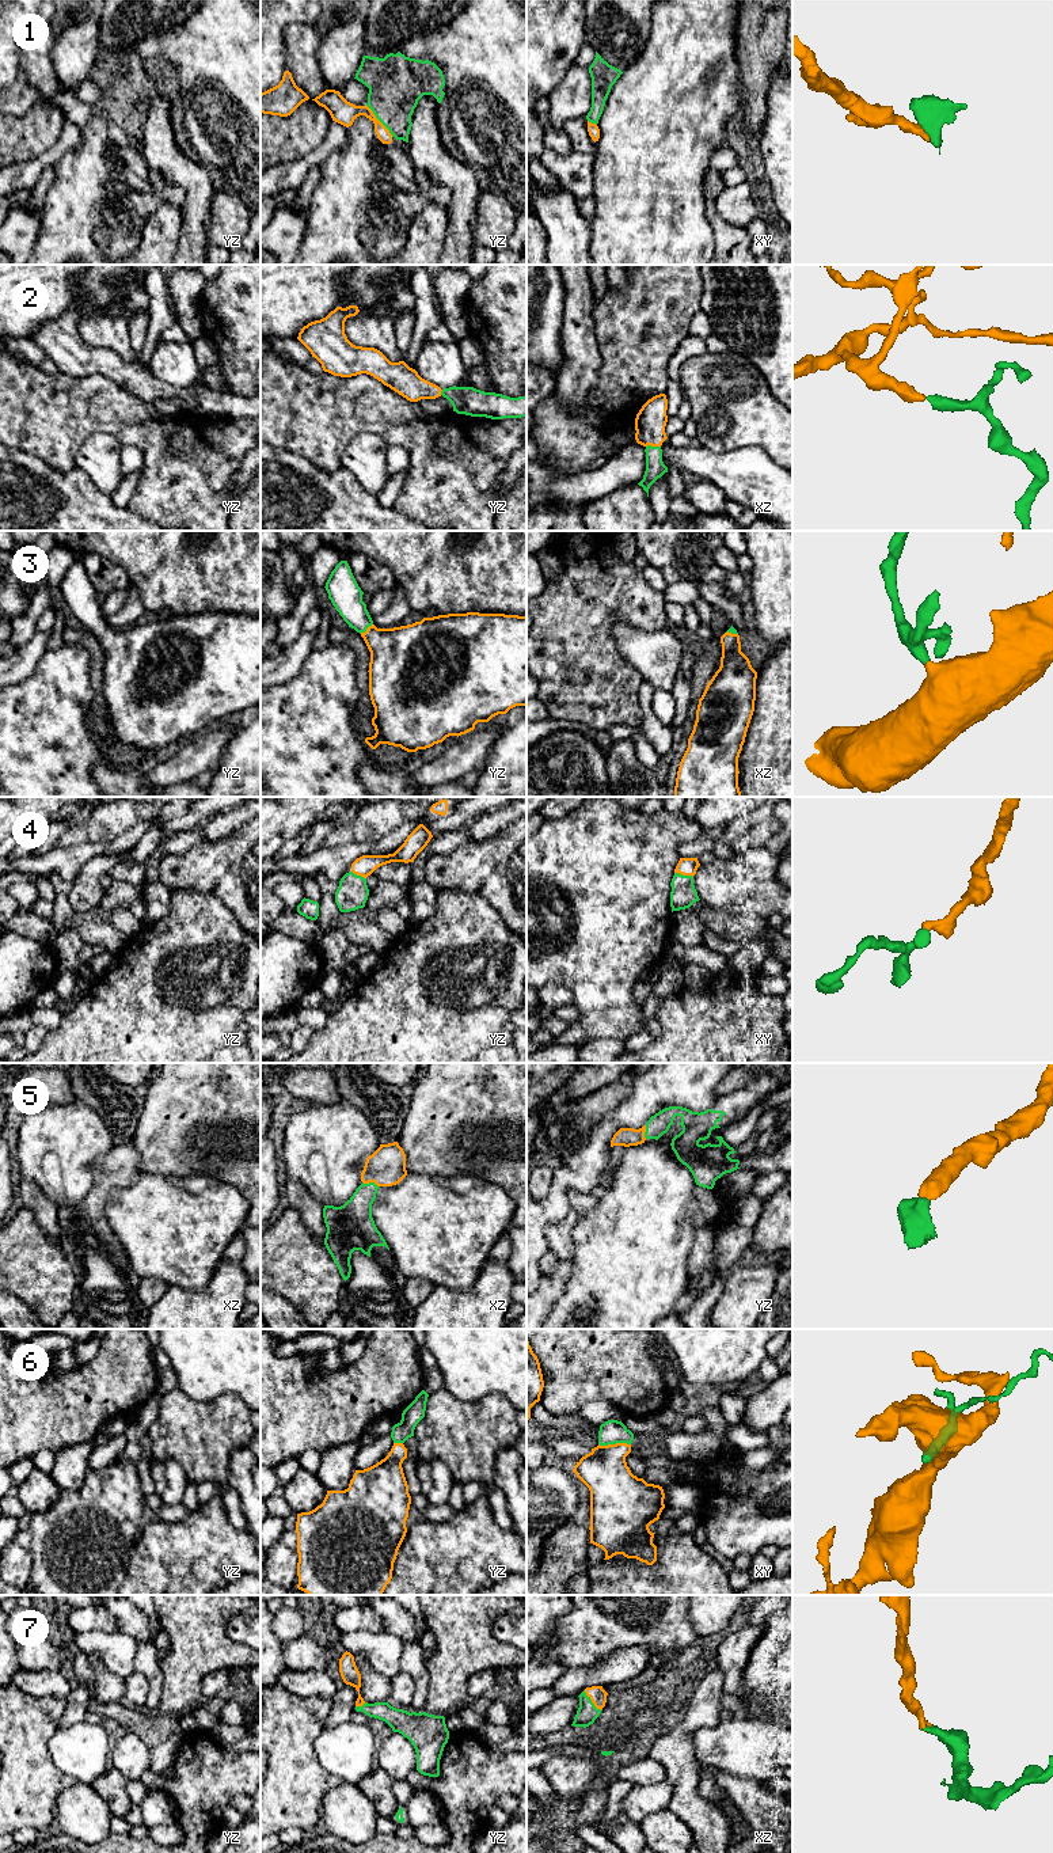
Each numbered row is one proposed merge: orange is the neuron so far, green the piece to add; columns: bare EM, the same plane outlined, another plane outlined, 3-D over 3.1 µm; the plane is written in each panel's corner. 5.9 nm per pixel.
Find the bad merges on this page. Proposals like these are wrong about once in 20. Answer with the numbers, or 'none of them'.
6

